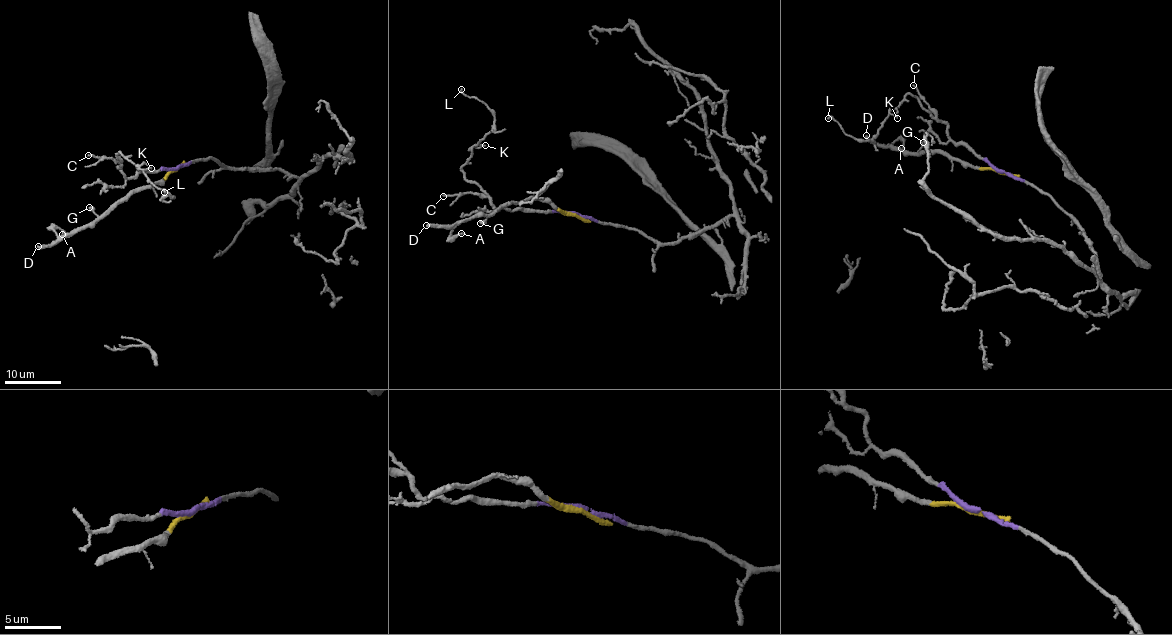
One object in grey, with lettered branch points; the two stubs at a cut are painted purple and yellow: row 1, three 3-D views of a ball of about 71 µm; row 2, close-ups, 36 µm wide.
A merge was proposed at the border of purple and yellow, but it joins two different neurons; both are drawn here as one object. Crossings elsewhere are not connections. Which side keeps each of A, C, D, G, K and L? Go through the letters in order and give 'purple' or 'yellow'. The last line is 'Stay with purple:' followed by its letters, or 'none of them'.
A: yellow
C: purple
D: yellow
G: yellow
K: purple
L: purple
Stay with purple: C, K, L

